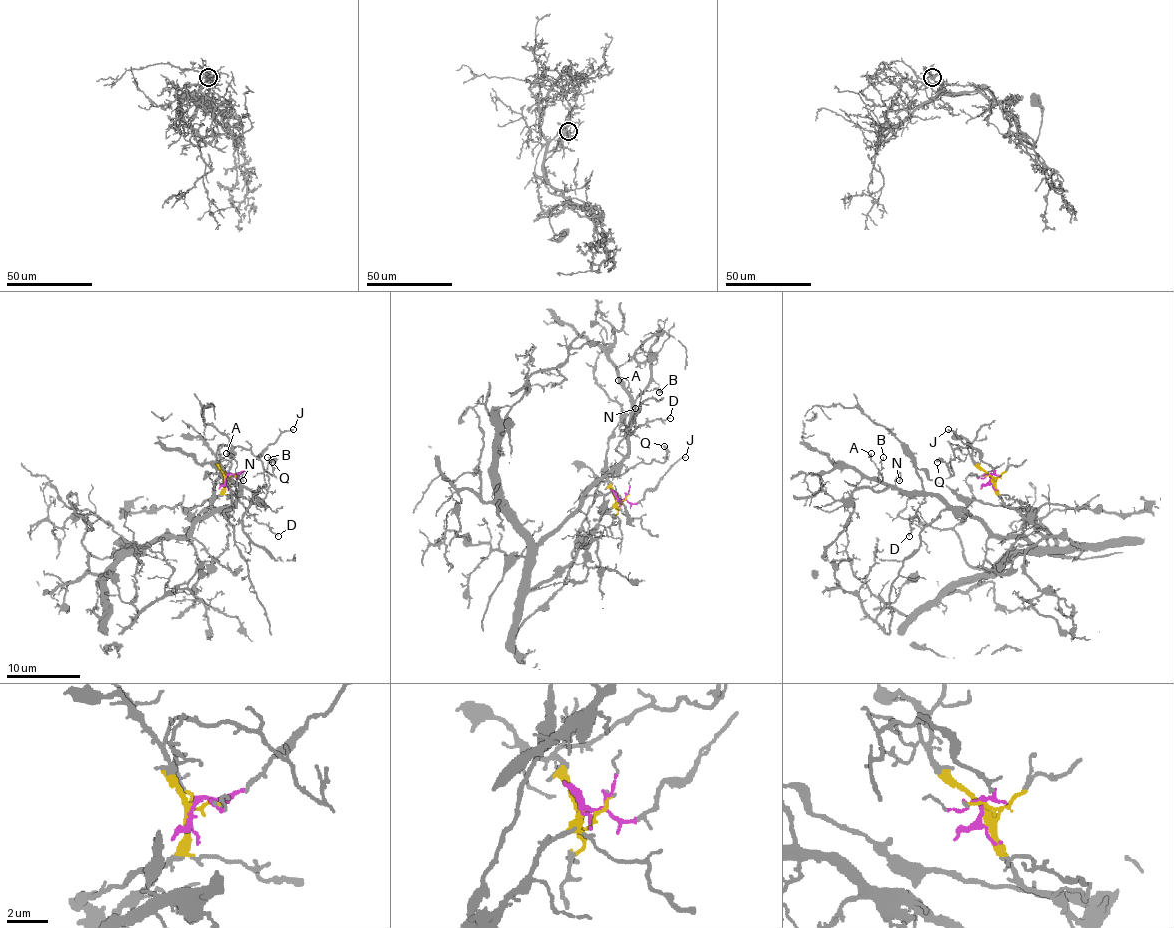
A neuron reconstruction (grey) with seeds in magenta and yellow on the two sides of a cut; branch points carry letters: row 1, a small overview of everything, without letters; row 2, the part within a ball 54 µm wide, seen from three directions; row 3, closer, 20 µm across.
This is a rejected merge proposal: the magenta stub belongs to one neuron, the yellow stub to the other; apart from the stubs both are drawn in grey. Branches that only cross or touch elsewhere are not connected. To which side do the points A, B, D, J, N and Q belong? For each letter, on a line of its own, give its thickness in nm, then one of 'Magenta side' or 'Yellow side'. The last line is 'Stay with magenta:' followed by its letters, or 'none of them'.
A: Thickness 110 nm. Yellow side
B: Thickness 130 nm. Yellow side
D: Thickness 120 nm. Yellow side
J: Thickness 130 nm. Magenta side
N: Thickness 110 nm. Yellow side
Q: Thickness 340 nm. Yellow side
Stay with magenta: J

